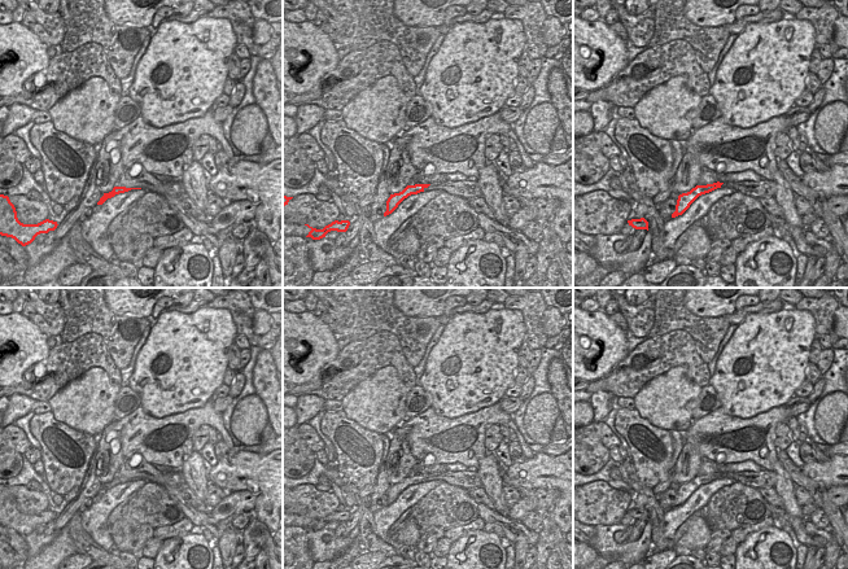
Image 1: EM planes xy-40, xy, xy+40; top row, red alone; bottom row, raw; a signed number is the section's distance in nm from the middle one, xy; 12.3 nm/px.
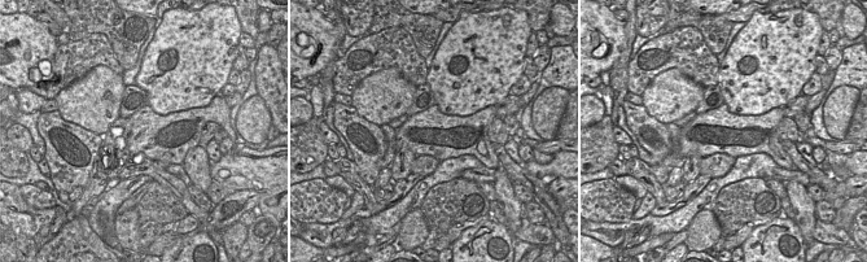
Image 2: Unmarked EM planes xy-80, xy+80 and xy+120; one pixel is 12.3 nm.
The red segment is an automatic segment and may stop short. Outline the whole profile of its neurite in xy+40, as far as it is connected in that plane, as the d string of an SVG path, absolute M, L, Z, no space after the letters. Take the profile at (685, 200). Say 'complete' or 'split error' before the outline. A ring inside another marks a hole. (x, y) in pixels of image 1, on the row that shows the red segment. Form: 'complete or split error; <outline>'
split error; M766 179L760 181L731 181L731 183L717 181L707 185L696 185L690 192L678 196L676 211L672 214L672 218L682 215L699 196L709 193L721 187L733 188L736 192L755 197L757 200L774 197L777 192L775 181Z

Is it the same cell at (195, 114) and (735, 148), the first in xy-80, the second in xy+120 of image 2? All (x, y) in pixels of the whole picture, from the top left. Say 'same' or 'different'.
same

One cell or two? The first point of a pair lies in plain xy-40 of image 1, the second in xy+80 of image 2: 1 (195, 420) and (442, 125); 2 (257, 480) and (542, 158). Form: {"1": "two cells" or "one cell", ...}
{"1": "one cell", "2": "two cells"}

